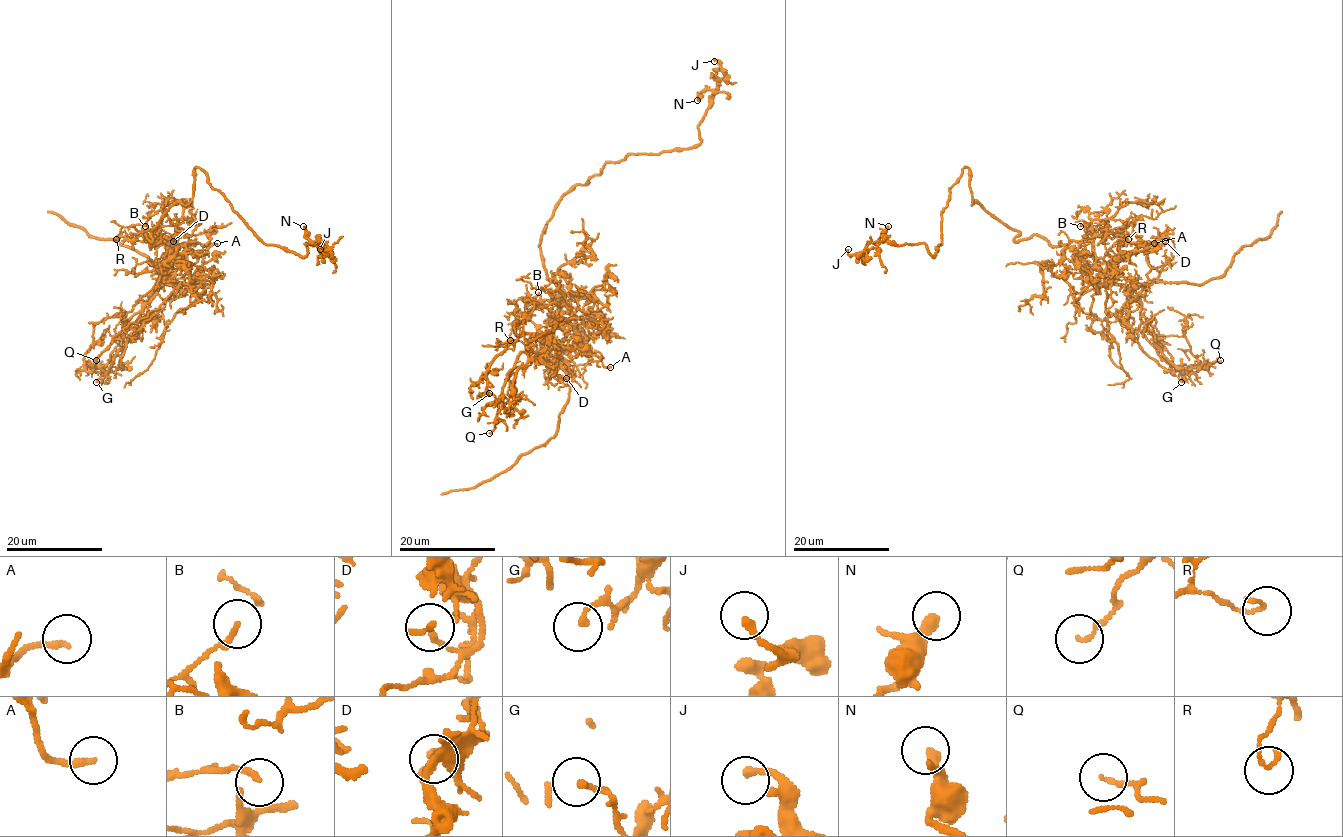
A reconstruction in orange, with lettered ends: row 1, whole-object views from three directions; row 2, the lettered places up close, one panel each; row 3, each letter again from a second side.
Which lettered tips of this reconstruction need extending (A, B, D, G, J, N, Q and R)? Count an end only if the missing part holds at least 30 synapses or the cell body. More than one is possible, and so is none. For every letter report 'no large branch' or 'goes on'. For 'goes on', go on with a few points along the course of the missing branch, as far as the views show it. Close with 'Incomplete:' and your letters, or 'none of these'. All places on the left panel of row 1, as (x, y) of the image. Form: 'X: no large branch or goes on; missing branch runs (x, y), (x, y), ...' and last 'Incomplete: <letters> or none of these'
A: no large branch
B: no large branch
D: no large branch
G: no large branch
J: no large branch
N: no large branch
Q: no large branch
R: no large branch
Incomplete: none of these

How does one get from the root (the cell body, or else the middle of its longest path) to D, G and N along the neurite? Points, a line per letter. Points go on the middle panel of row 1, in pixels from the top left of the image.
D: (541, 237), (544, 271), (562, 302), (554, 330), (554, 360), (561, 360), (573, 375), (571, 381), (566, 378)
G: (541, 237), (544, 271), (562, 302), (554, 339), (540, 354), (523, 351), (518, 356), (496, 402), (489, 393)
N: (541, 237), (558, 201), (607, 163), (698, 145), (698, 126), (716, 90), (703, 90), (697, 100)

